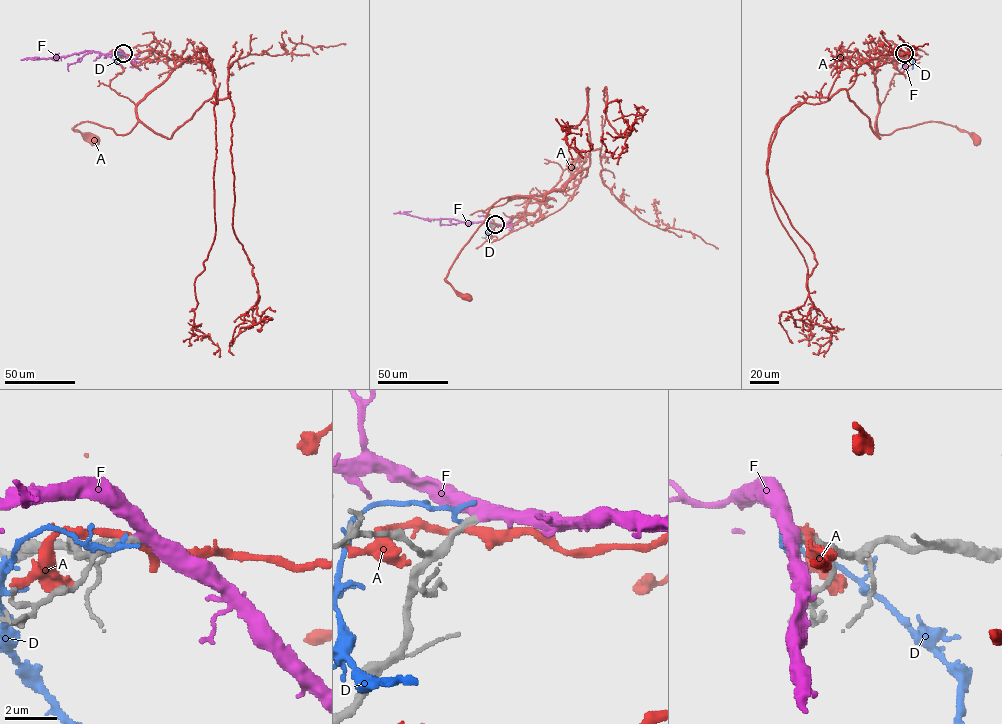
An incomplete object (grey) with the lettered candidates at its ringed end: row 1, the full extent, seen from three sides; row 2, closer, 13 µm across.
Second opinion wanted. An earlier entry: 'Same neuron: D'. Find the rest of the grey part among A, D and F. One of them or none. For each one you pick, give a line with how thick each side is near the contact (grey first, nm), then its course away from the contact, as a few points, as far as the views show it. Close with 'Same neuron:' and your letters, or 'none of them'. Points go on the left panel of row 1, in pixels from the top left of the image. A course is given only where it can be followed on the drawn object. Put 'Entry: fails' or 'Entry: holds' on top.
Entry: fails
F: Thickness 300 nm (grey) against 440 nm. Its course: (122, 54), (83, 51), (47, 59), (21, 59)
Same neuron: F

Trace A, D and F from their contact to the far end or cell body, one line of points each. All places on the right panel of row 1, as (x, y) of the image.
A: (904, 54), (892, 50), (878, 63), (877, 132), (888, 134), (940, 122), (971, 133), (976, 139)
D: (904, 54), (913, 61), (912, 69)
F: (904, 54), (899, 51), (898, 57), (892, 59)

